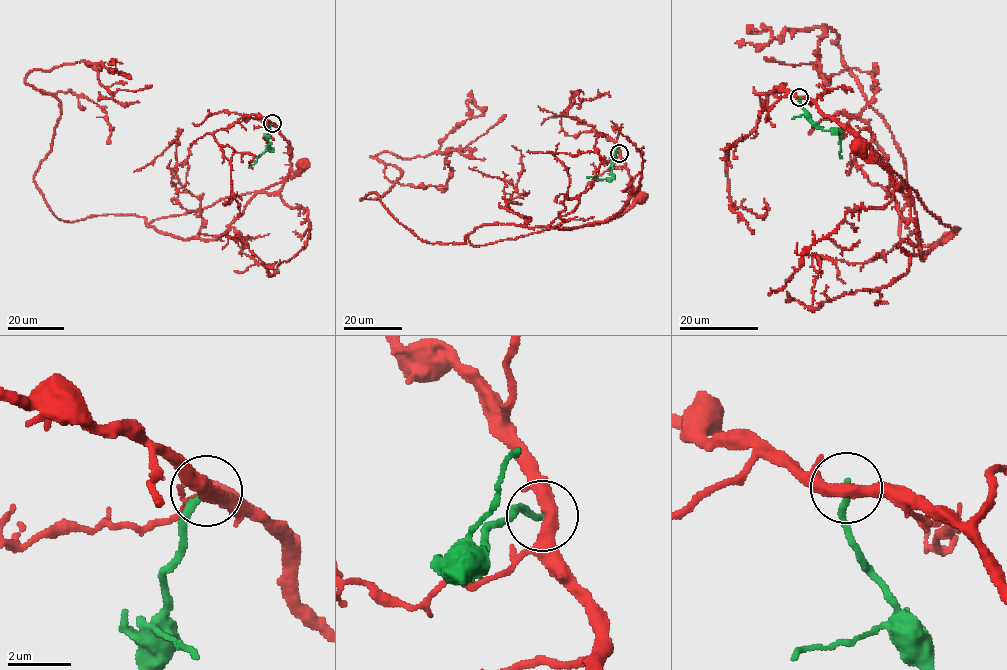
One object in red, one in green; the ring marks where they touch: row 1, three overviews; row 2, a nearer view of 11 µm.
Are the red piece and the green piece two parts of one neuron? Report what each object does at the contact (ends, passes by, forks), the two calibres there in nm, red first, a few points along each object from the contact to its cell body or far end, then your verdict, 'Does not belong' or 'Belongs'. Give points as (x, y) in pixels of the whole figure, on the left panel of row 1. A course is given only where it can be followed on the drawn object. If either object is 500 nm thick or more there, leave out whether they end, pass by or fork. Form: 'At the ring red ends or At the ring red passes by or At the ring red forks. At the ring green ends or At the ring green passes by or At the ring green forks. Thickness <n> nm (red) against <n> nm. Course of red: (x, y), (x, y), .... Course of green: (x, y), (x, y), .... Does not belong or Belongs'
At the ring red passes by. At the ring green ends. Thickness 420 nm (red) against 240 nm. Course of red: (272, 123), (289, 143), (290, 175), (304, 162). Course of green: (272, 123), (268, 131), (270, 149), (248, 168). Does not belong

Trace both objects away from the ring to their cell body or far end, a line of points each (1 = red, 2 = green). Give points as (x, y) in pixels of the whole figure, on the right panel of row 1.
1: (799, 97), (807, 97), (825, 115), (838, 120), (880, 161), (858, 150), (854, 146), (857, 144)
2: (799, 97), (799, 104), (809, 118), (823, 130), (836, 131), (840, 135), (840, 158)

